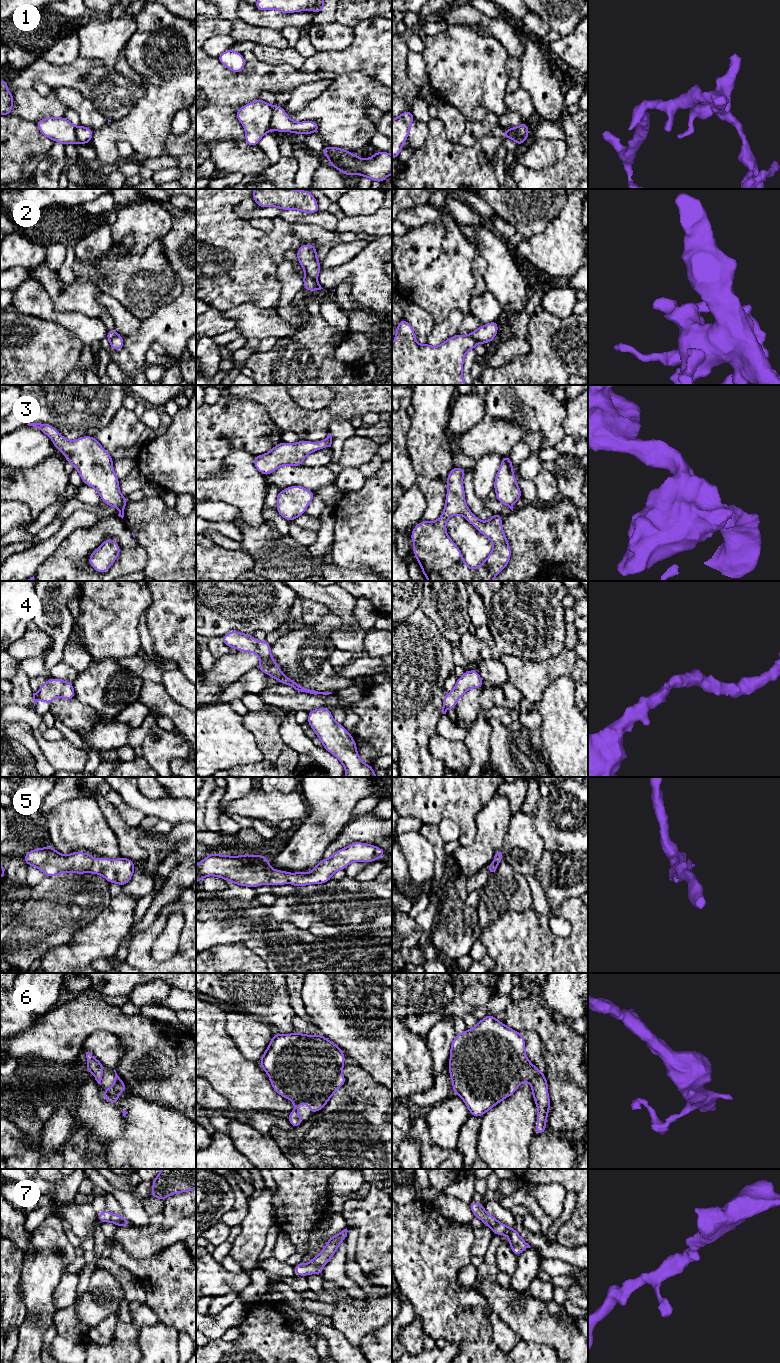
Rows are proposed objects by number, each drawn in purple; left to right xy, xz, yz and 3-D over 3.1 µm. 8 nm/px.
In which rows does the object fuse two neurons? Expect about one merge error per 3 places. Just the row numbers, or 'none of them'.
1, 2

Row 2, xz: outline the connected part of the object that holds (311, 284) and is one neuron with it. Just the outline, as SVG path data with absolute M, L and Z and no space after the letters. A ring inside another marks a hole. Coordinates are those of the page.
M306 271L303 277L303 283L304 290L317 291L323 289L321 285L318 283L317 278L312 278Z

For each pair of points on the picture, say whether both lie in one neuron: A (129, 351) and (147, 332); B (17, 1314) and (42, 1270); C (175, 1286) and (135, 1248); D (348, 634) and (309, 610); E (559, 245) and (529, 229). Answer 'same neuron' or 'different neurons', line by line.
A: same neuron
B: different neurons
C: different neurons
D: different neurons
E: different neurons

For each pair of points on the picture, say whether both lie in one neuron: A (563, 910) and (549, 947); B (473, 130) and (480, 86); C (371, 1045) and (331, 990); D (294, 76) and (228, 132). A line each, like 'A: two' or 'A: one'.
A: one
B: two
C: one
D: one

